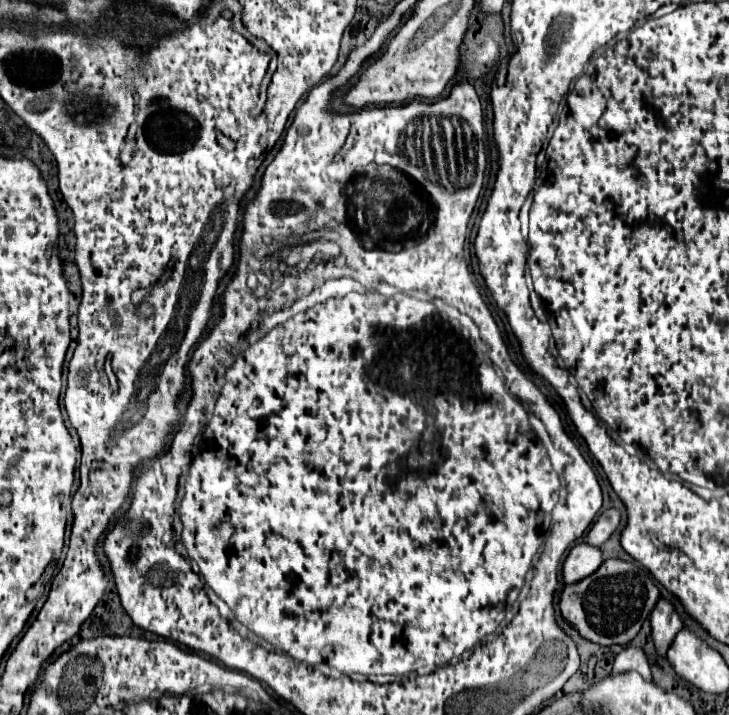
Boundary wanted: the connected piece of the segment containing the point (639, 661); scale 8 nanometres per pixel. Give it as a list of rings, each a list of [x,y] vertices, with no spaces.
[[[626,646],[620,654],[616,654],[616,660],[614,660],[614,674],[618,672],[628,672],[628,670],[636,670],[644,676],[644,680],[650,680],[652,674],[650,674],[650,664],[648,664],[648,658],[644,654],[642,648],[638,646]]]

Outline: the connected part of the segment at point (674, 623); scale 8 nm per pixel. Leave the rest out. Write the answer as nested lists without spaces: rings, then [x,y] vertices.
[[[660,598],[658,604],[654,606],[654,610],[650,614],[650,624],[652,624],[652,638],[654,638],[654,644],[660,654],[666,654],[670,640],[684,626],[674,604],[666,598]]]

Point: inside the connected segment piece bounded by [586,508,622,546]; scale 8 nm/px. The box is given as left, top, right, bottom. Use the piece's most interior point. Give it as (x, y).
(609, 519)

